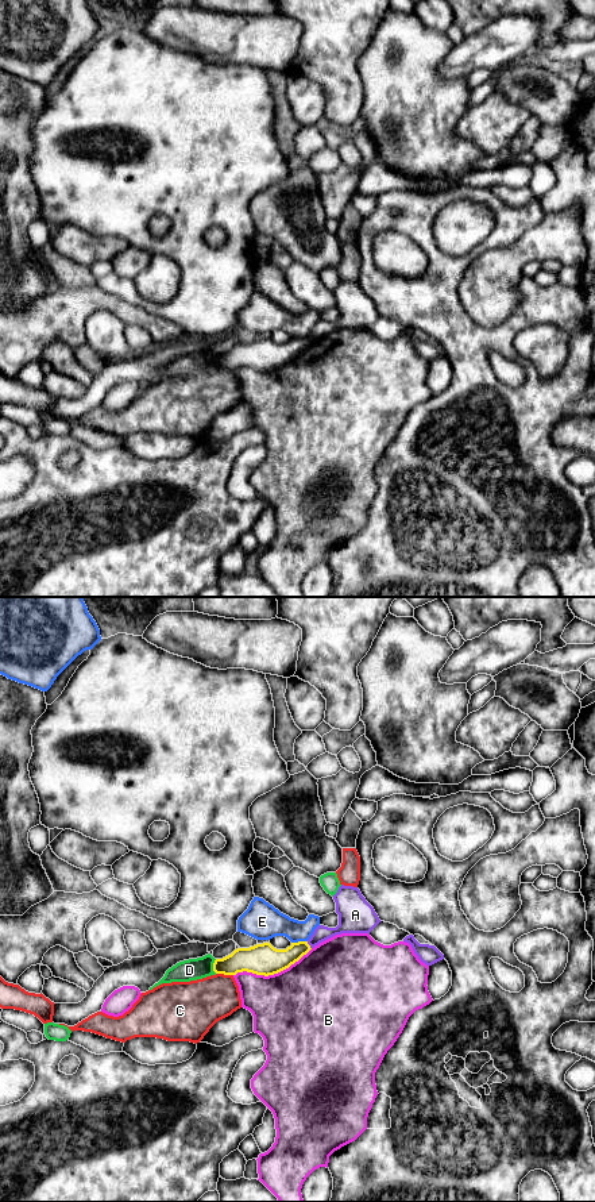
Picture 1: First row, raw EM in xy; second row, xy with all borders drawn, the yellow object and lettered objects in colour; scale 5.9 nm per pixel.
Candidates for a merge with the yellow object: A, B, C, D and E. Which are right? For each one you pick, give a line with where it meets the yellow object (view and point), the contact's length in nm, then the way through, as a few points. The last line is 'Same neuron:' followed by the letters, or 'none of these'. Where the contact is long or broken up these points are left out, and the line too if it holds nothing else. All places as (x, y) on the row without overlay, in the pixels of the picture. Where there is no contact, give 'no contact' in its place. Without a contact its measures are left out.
Same neuron: none of these

